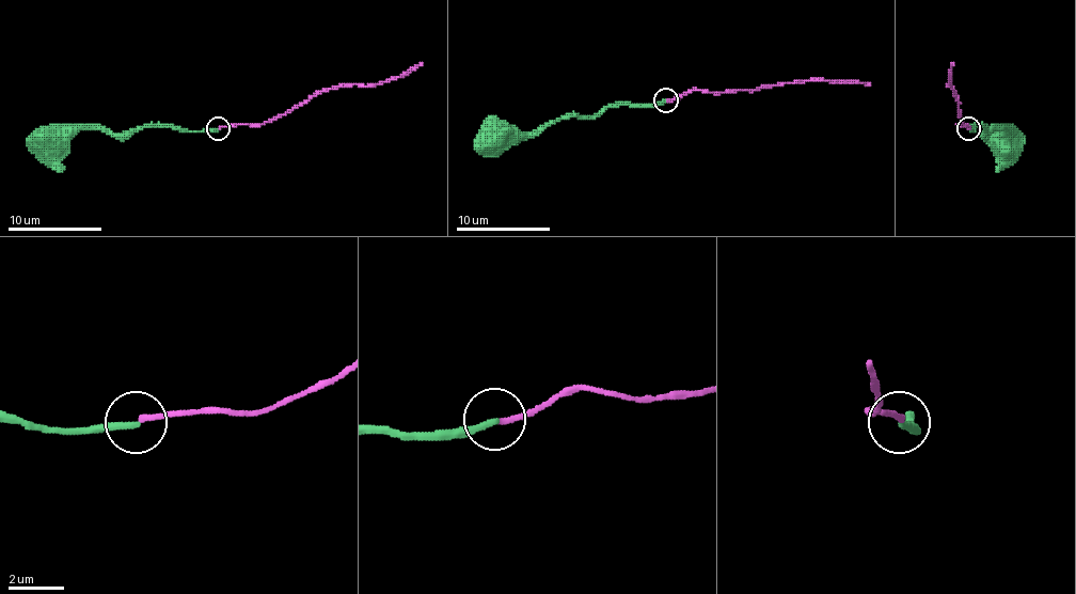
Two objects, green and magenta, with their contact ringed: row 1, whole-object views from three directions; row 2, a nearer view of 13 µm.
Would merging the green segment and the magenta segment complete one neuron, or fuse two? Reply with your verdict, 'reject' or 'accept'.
reject

